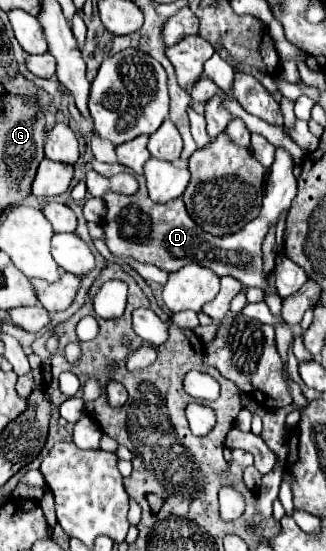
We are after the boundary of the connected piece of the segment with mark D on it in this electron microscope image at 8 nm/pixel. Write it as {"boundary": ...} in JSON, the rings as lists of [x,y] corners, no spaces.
{"boundary":[[[277,147],[275,151],[275,161],[267,175],[261,215],[247,223],[241,231],[225,237],[215,237],[211,233],[205,233],[199,225],[195,225],[181,199],[163,205],[151,201],[147,195],[145,177],[135,175],[135,179],[139,181],[139,191],[135,195],[107,193],[103,197],[107,207],[103,229],[107,235],[107,247],[115,257],[133,257],[141,263],[153,263],[163,271],[177,271],[183,265],[197,263],[209,267],[219,277],[231,275],[239,279],[245,287],[259,287],[267,291],[267,279],[263,279],[261,243],[269,227],[277,223],[279,215],[291,207],[291,201],[297,195],[297,181],[293,177],[293,157],[287,149]]]}

